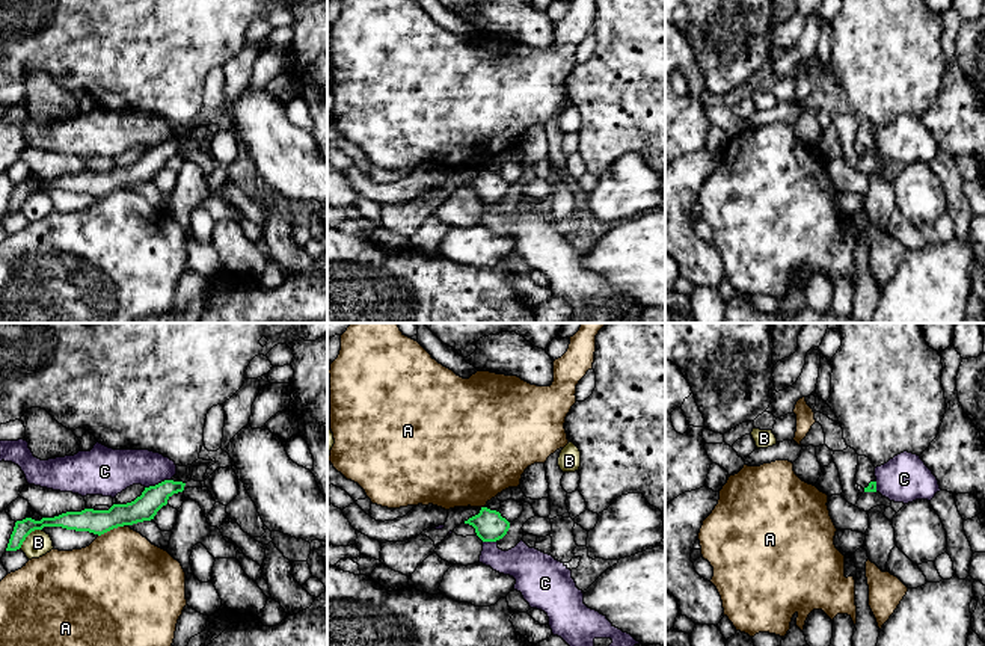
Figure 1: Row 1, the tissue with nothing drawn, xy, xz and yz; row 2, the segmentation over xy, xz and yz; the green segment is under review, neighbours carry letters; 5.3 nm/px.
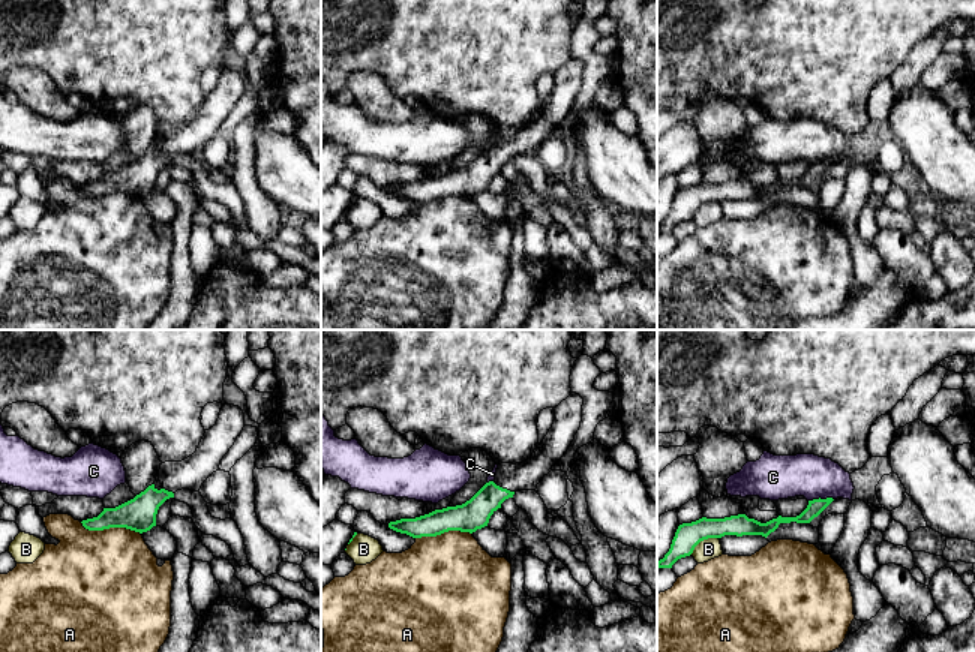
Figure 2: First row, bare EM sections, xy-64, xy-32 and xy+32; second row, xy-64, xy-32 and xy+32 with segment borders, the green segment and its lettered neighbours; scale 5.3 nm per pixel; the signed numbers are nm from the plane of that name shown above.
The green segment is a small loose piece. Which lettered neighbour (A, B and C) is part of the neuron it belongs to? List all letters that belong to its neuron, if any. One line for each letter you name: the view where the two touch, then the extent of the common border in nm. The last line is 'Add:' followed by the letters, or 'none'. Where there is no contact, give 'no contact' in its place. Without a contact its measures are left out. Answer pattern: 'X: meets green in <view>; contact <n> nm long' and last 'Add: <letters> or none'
Add: none

